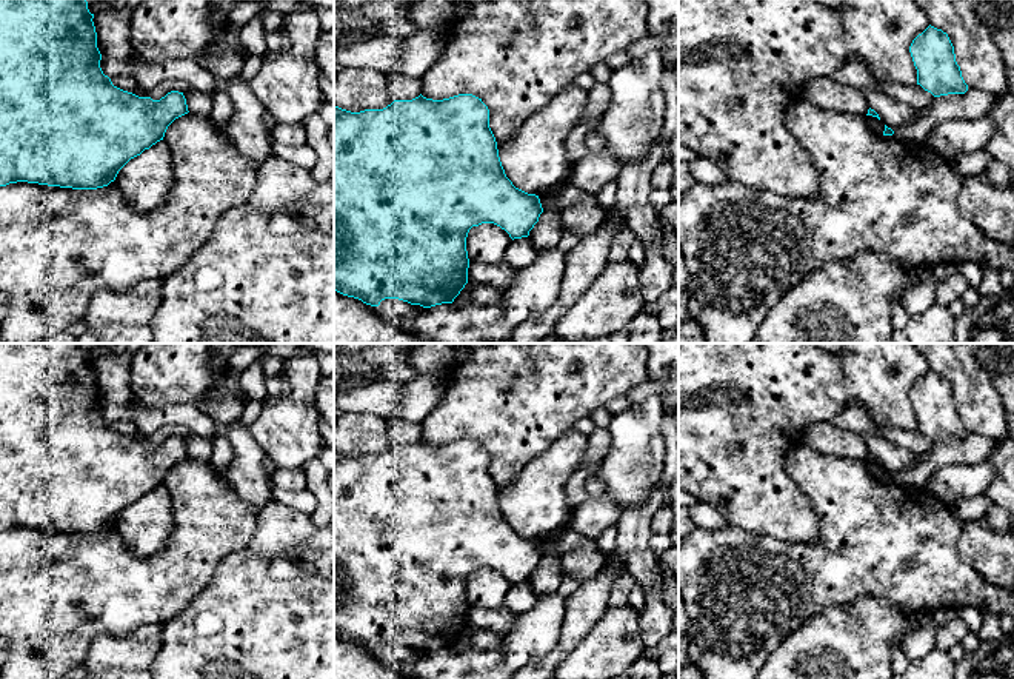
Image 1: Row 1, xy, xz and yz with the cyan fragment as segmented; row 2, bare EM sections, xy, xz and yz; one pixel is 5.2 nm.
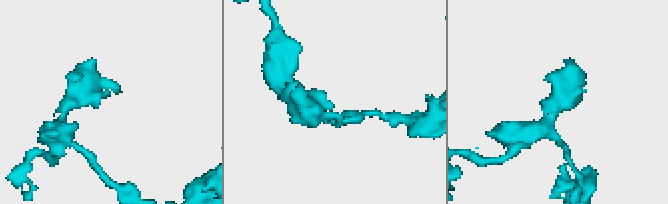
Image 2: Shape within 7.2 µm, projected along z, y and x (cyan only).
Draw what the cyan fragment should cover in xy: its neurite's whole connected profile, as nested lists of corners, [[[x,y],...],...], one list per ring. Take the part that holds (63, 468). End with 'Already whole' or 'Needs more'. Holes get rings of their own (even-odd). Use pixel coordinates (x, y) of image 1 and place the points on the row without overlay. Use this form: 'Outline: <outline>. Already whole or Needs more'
Outline: [[[0,343],[0,531],[28,527],[72,534],[97,534],[115,525],[118,516],[134,502],[163,485],[168,471],[188,459],[183,437],[171,436],[160,445],[138,442],[112,430],[100,413],[102,399],[97,393],[94,359],[85,343]]]. Already whole

